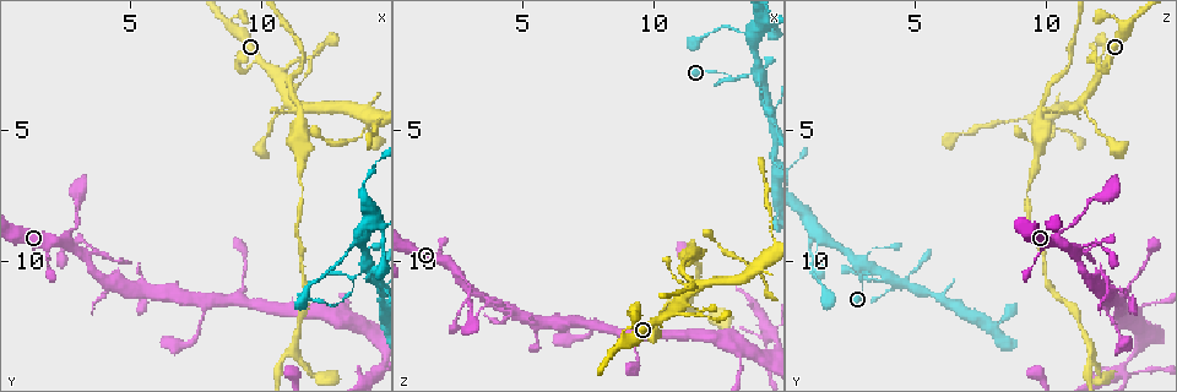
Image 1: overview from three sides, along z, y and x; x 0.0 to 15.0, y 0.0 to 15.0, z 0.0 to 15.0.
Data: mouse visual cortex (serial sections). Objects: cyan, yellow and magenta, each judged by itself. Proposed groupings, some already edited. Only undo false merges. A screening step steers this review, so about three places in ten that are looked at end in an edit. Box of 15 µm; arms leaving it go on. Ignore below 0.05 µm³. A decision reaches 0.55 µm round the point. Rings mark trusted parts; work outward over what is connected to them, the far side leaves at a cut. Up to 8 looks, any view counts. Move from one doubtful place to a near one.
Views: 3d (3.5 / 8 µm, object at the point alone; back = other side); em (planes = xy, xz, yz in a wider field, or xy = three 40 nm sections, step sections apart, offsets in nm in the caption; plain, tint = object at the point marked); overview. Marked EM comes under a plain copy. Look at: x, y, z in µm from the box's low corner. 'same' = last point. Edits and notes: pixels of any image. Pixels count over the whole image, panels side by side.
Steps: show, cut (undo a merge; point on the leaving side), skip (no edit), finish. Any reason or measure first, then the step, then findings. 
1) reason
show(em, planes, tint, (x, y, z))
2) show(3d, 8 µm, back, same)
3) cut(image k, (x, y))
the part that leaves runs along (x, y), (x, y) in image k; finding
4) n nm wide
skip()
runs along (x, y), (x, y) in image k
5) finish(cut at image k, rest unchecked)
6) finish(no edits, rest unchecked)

show(3d, 3.5 µm, (10.7, 2.9, 12.1))

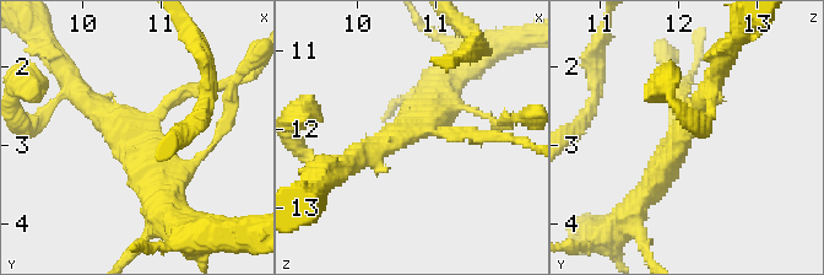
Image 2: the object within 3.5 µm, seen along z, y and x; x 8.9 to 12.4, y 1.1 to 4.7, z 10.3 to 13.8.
3 arms; arms of 150, 250, 400 nm
show(em, xy, step 2, tint, (10.60, 2.90, 12.00))

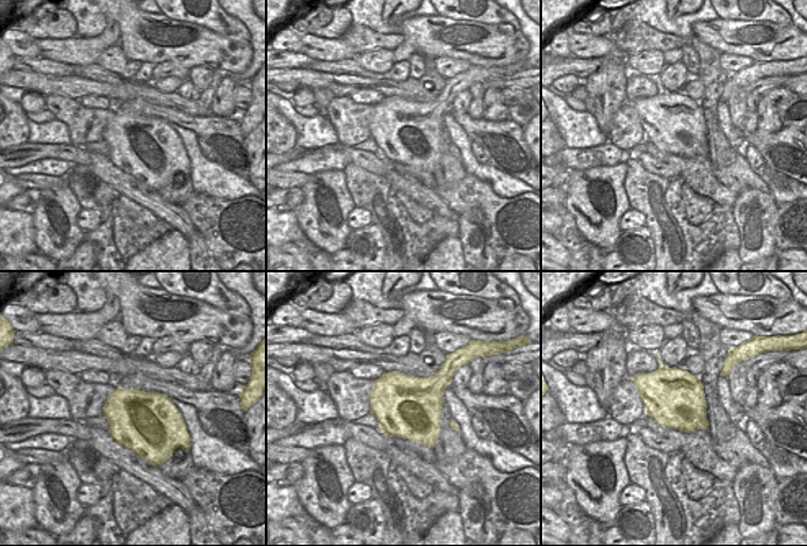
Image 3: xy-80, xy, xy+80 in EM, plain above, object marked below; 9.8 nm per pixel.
another direction
show(em, planes, tint, same)

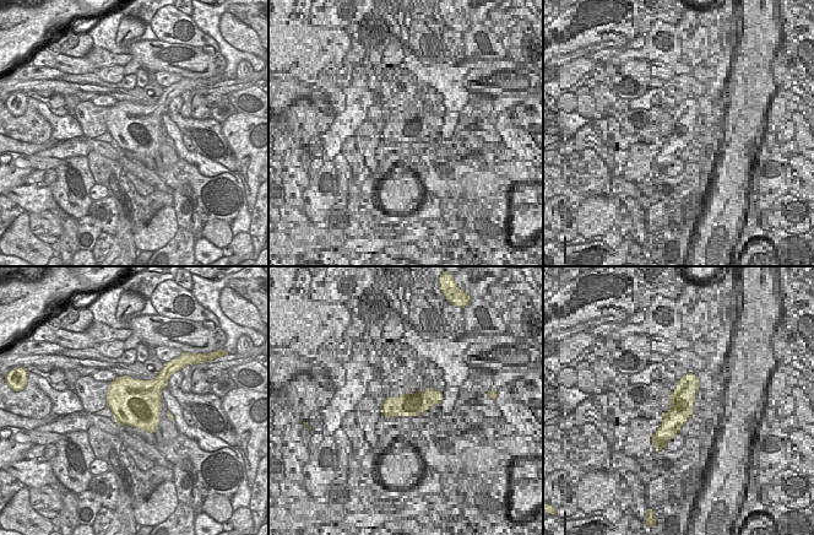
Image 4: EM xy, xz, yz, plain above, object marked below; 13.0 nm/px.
skip()
runs along (71, 81), (151, 163), (162, 201) in image 2; one cell here

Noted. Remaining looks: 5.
abrupt turn
show(3d, 3.5 µm, (14.1, 10.2, 3.0))

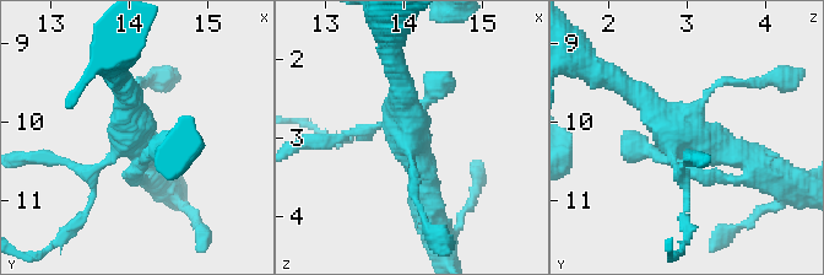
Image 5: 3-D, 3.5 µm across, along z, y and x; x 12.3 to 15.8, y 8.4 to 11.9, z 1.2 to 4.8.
show(em, xy, step 3, tint, (14.05, 10.15, 2.95))

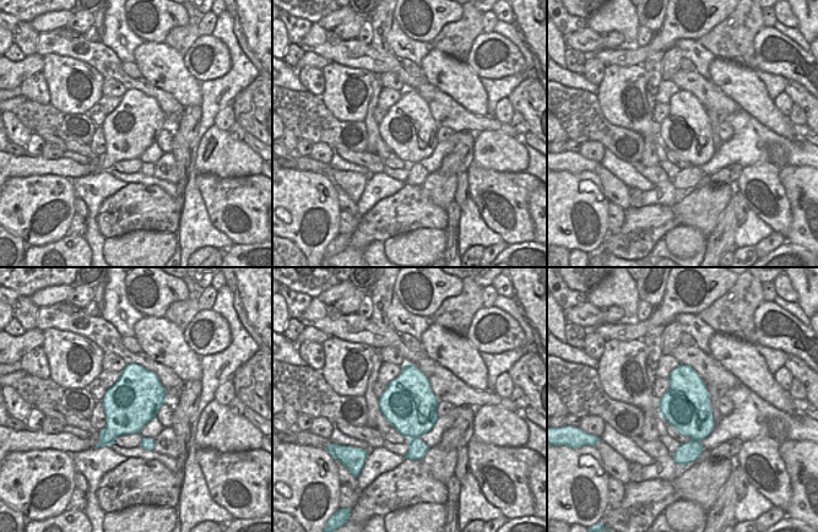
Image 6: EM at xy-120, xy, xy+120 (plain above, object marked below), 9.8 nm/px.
skip()
runs along (366, 135), (407, 129), (426, 201) in image 5; one cell here

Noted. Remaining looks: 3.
arms part here
show(3d, 3.5 µm, (2.5, 9.2, 10.5))

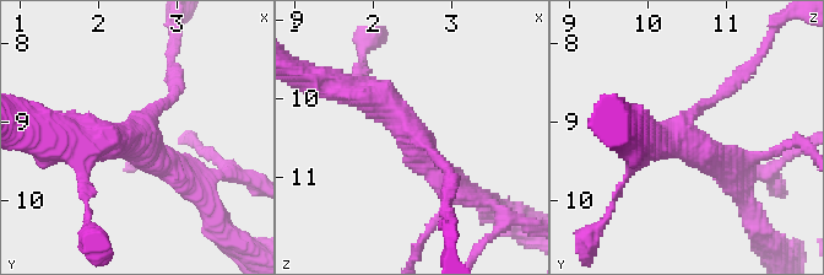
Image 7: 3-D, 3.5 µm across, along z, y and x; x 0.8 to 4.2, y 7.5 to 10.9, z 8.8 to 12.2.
3 arms; arms of 150, 350, 400 nm; shape alone is not enough
show(em, xy, step 3, tint, (2.50, 9.25, 10.50))

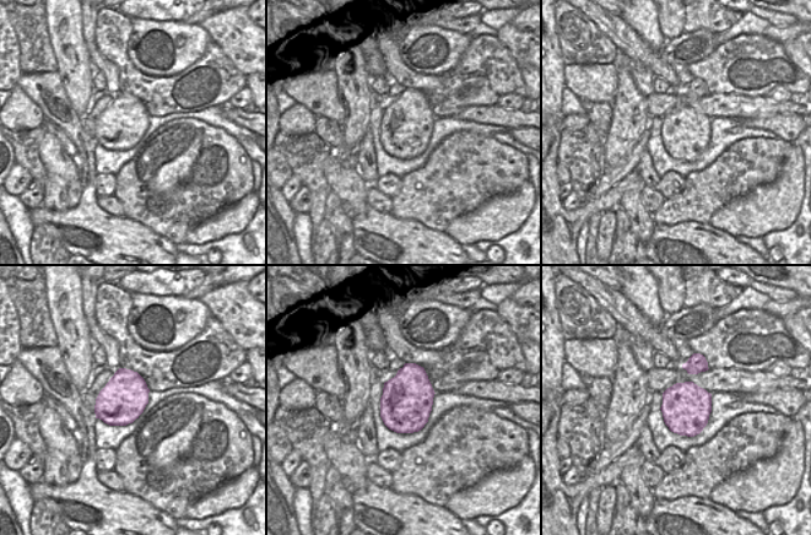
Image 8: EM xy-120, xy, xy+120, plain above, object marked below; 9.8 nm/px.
show(em, xy, step 1, tint, same)

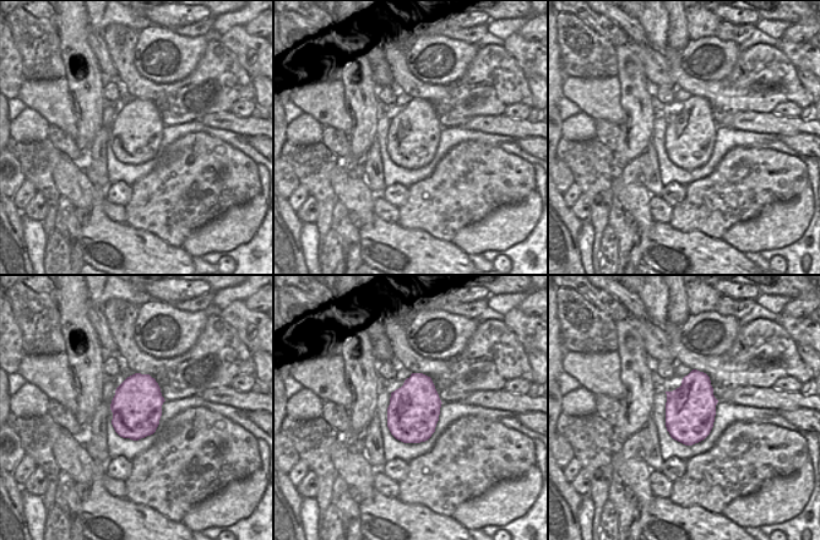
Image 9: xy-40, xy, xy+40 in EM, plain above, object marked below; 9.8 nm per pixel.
500 nm wide
skip()
runs along (350, 90), (462, 187) in image 7; all the same cell

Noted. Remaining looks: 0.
finish(no edits, rest unchecked)

